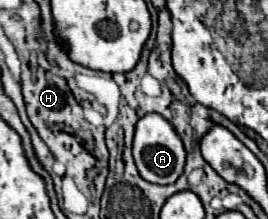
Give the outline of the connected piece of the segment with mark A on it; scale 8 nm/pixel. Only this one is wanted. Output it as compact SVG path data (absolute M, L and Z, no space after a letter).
M146 114L138 120L132 154L140 176L150 184L174 184L182 174L186 162L186 150L182 146L182 140L178 138L172 124L164 120L160 114Z

